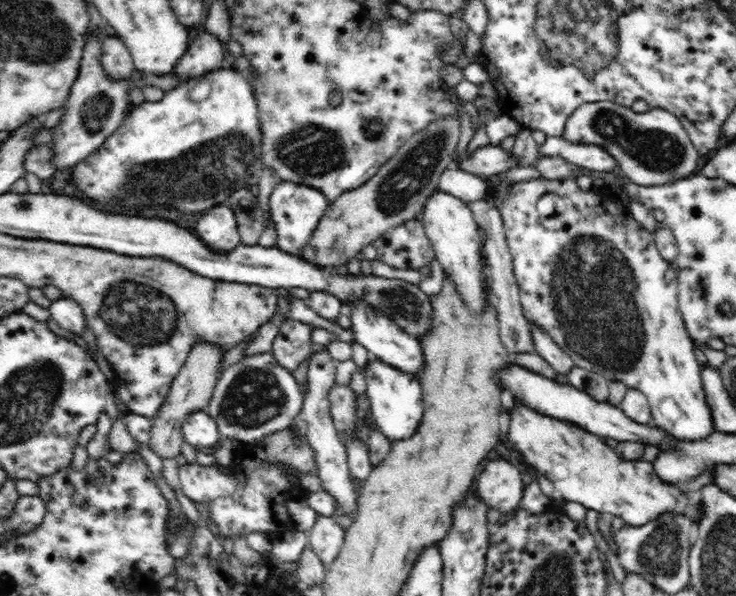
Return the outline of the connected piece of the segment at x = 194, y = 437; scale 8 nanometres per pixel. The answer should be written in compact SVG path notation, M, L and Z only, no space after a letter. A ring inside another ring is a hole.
M207 409L188 413L181 430L184 442L198 451L215 446L222 439L217 422L209 415Z

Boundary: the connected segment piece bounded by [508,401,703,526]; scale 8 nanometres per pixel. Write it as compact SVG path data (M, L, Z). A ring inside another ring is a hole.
M520 401L513 402L512 406L509 406L508 413L510 416L508 441L521 453L526 466L532 466L538 475L545 475L553 482L557 496L566 501L580 502L586 509L620 516L626 525L642 526L666 512L672 513L674 517L680 513L690 517L696 524L699 523L703 515L702 506L699 503L691 503L688 495L676 485L662 482L650 461L624 460L596 434L591 434L574 423L542 415Z

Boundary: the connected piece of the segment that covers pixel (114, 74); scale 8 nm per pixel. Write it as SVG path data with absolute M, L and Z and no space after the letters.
M116 35L103 38L101 65L110 78L128 78L135 69L128 47Z

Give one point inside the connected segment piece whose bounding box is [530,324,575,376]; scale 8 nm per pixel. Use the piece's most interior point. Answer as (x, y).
(548, 350)

